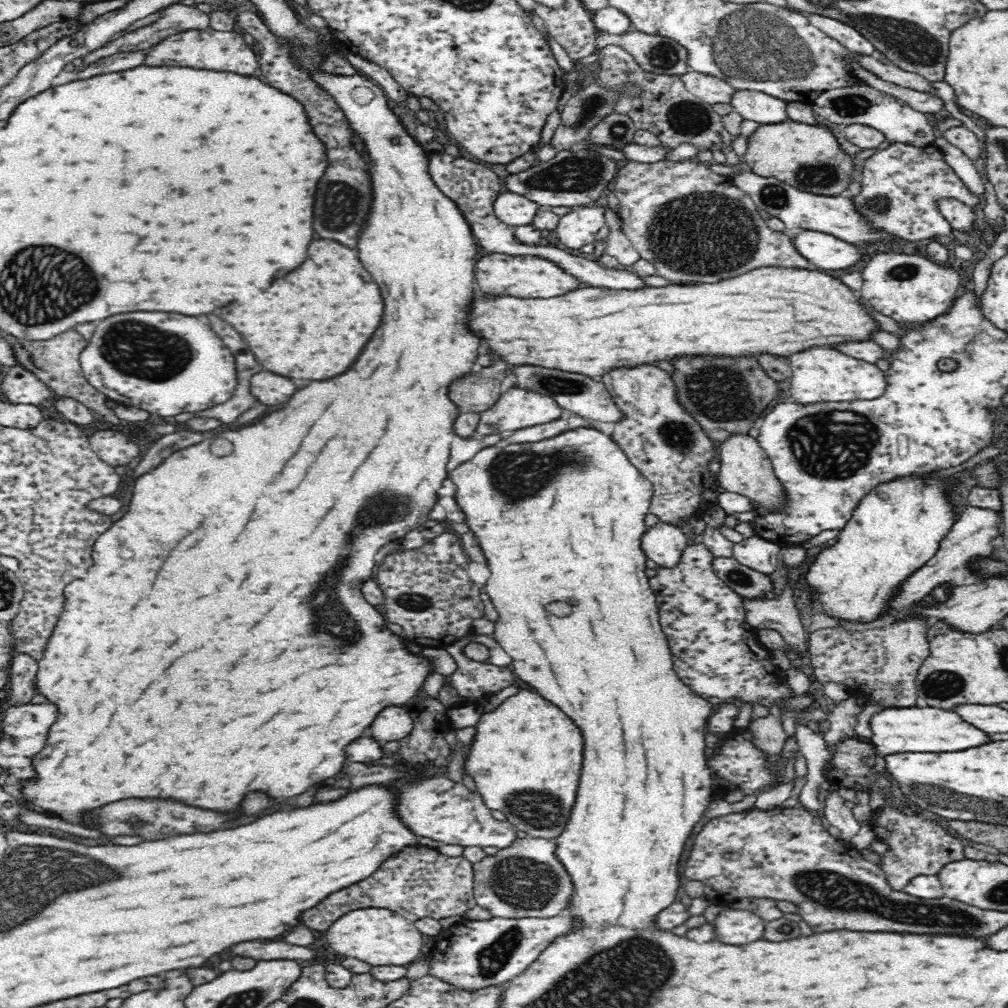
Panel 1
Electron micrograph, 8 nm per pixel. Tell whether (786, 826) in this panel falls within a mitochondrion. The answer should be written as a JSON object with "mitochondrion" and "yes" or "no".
{"mitochondrion":"no"}

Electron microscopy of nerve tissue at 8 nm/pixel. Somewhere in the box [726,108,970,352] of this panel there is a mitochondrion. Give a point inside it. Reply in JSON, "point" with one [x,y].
{"point":[823,174]}

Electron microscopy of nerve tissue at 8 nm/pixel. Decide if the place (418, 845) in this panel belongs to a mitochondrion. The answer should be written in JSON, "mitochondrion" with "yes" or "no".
{"mitochondrion":"no"}

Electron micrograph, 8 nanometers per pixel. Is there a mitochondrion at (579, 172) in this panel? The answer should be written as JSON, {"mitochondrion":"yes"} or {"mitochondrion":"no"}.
{"mitochondrion":"yes"}

